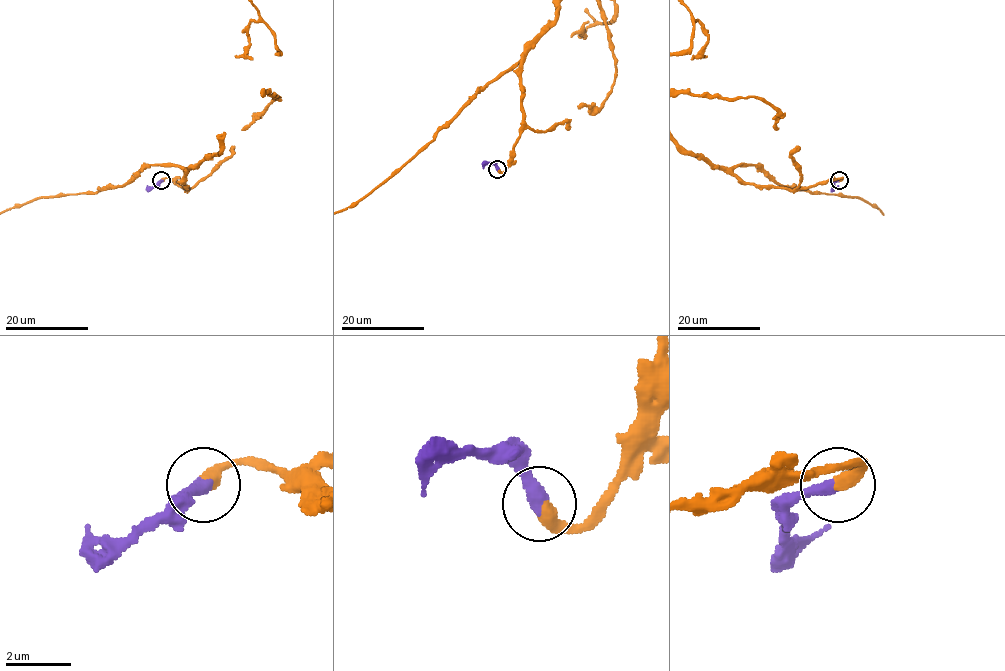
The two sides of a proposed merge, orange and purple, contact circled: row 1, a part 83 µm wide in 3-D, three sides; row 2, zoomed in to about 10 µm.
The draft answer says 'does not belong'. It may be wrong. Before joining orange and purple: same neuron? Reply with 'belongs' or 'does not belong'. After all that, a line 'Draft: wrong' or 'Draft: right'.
belongs
Draft: wrong

